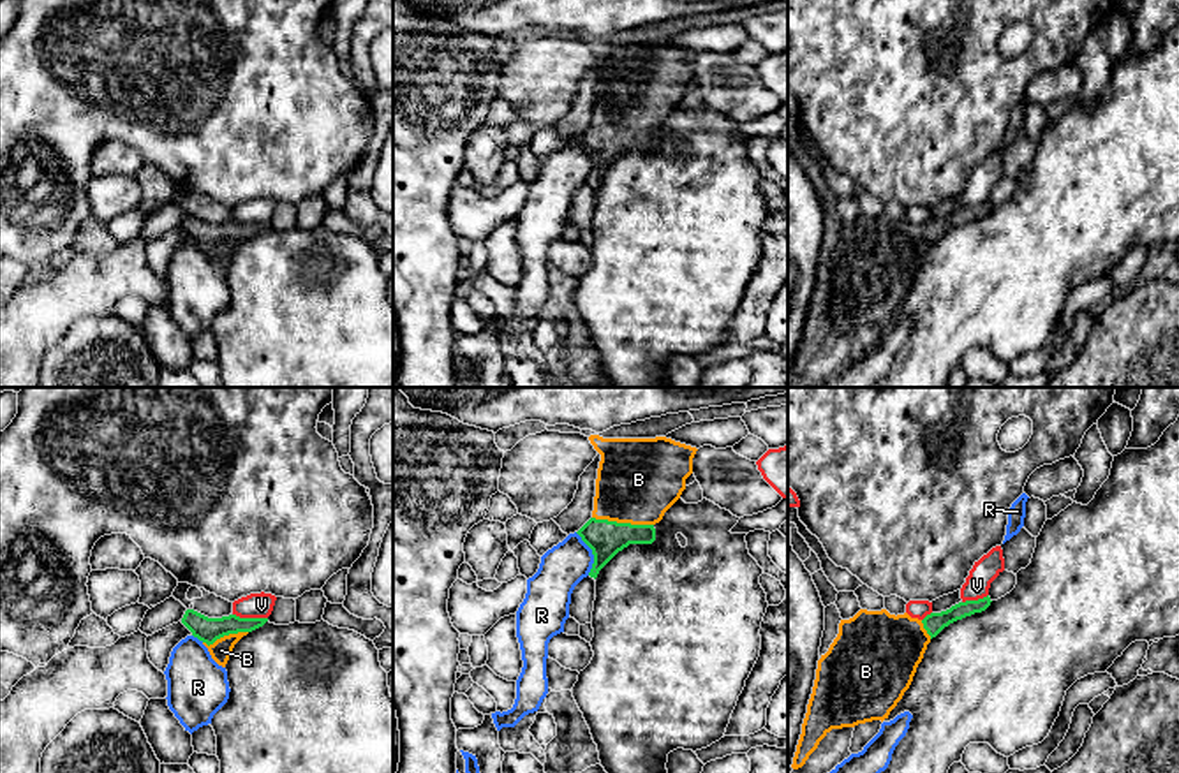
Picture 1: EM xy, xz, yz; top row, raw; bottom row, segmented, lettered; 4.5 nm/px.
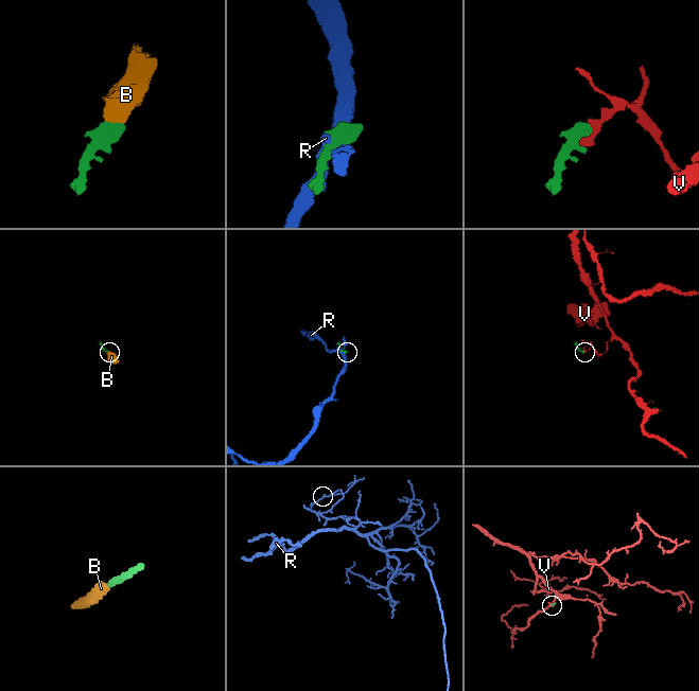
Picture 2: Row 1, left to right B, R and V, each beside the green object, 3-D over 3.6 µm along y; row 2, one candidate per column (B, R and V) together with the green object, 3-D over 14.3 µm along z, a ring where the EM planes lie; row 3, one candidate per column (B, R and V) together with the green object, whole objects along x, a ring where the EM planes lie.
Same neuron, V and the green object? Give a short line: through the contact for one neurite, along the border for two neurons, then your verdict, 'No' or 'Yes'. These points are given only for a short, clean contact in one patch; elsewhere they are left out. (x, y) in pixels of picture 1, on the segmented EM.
Line: xy (233, 613), (266, 618). No

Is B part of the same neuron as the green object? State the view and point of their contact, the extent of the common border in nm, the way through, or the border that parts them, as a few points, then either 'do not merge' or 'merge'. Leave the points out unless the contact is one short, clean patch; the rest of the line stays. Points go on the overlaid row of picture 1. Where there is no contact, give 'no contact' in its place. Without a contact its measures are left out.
xz (622, 523) | 280 nm | across xz (605, 537), (622, 523), (622, 515), (638, 479) | merge

